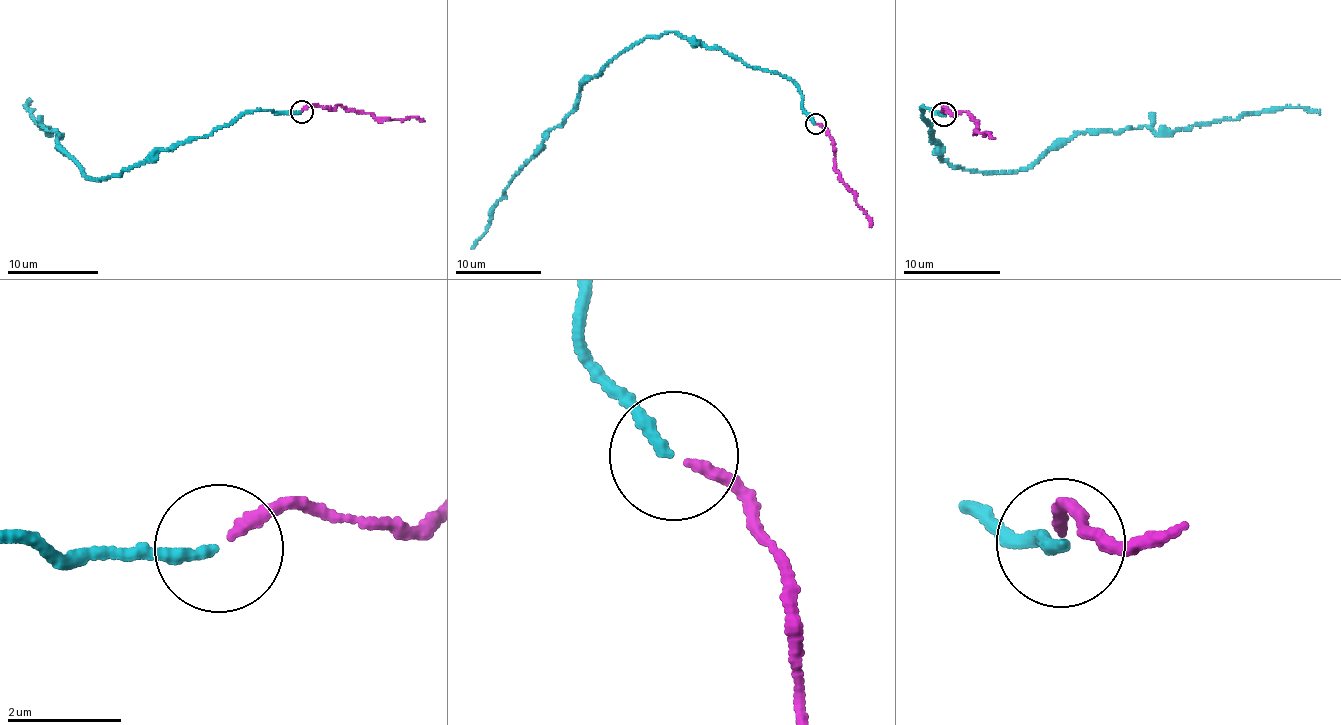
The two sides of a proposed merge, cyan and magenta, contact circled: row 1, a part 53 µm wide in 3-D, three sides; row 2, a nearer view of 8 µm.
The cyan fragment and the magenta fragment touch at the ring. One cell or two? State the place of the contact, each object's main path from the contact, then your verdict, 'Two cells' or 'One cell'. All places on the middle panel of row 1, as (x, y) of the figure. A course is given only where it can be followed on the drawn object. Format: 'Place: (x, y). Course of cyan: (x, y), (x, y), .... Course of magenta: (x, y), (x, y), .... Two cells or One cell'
Place: (816, 123). Course of cyan: (816, 124), (801, 93), (774, 71), (676, 31), (640, 39), (584, 80), (576, 106), (524, 163), (471, 248). Course of magenta: (816, 124), (825, 130), (834, 146), (835, 163), (871, 227). One cell

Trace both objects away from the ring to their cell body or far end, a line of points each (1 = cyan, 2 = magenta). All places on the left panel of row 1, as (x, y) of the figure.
1: (302, 111), (252, 110), (105, 178), (82, 176), (61, 152), (62, 136), (46, 132), (28, 106)
2: (302, 111), (311, 104), (332, 108), (342, 104), (388, 120), (414, 117), (424, 121)

